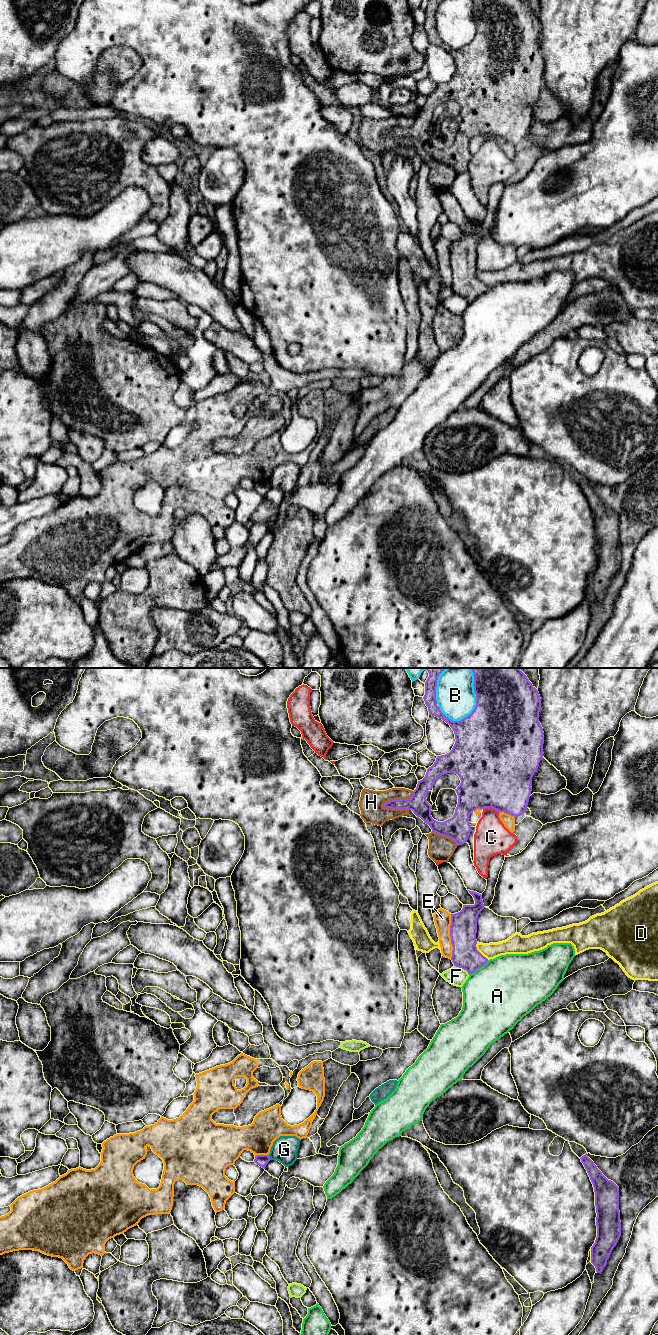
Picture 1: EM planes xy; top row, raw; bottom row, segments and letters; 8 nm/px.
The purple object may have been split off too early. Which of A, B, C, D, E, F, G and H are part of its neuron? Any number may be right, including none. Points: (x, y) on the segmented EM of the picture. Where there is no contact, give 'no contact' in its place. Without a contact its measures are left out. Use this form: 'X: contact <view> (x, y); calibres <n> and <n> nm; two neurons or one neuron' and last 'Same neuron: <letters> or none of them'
A: contact xy (478, 968); calibres 220 and 500 nm; two neurons
B: contact xy (476, 700); calibres 500 and 320 nm; two neurons
C: contact xy (491, 807); calibres 500 and 280 nm; two neurons
D: contact xy (478, 951); calibres 220 and 130 nm; two neurons
E: contact xy (450, 936); calibres 220 and 140 nm; two neurons
F: contact xy (462, 968); calibres 220 and 150 nm; two neurons
G: contact xy (269, 1157); calibres 100 and 200 nm; two neurons
H: contact xy (399, 799); calibres 150 and 190 nm; two neurons
Same neuron: none of them

